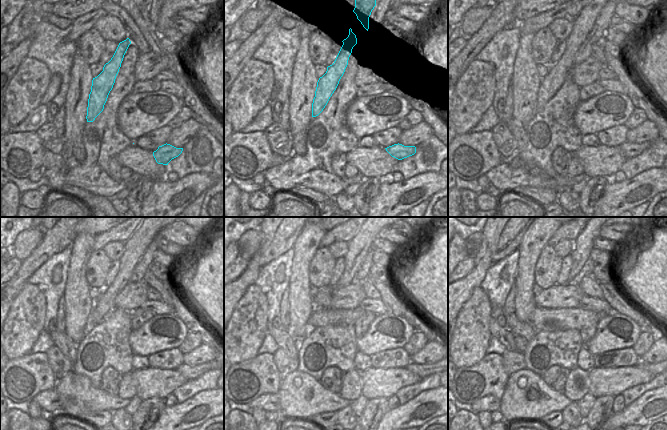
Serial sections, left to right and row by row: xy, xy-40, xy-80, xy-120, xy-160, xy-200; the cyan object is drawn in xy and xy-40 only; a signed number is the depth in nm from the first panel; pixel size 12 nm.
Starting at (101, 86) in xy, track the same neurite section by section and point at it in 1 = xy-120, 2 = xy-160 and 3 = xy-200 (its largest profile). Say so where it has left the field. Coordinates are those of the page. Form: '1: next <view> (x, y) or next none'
1: next xy-120 (135, 246)
2: next xy-160 (361, 243)
3: next xy-200 (583, 244)

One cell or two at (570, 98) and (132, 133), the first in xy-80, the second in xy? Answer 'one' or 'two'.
two

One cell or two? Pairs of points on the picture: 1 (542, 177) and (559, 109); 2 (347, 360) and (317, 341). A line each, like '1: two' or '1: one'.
1: one
2: one

